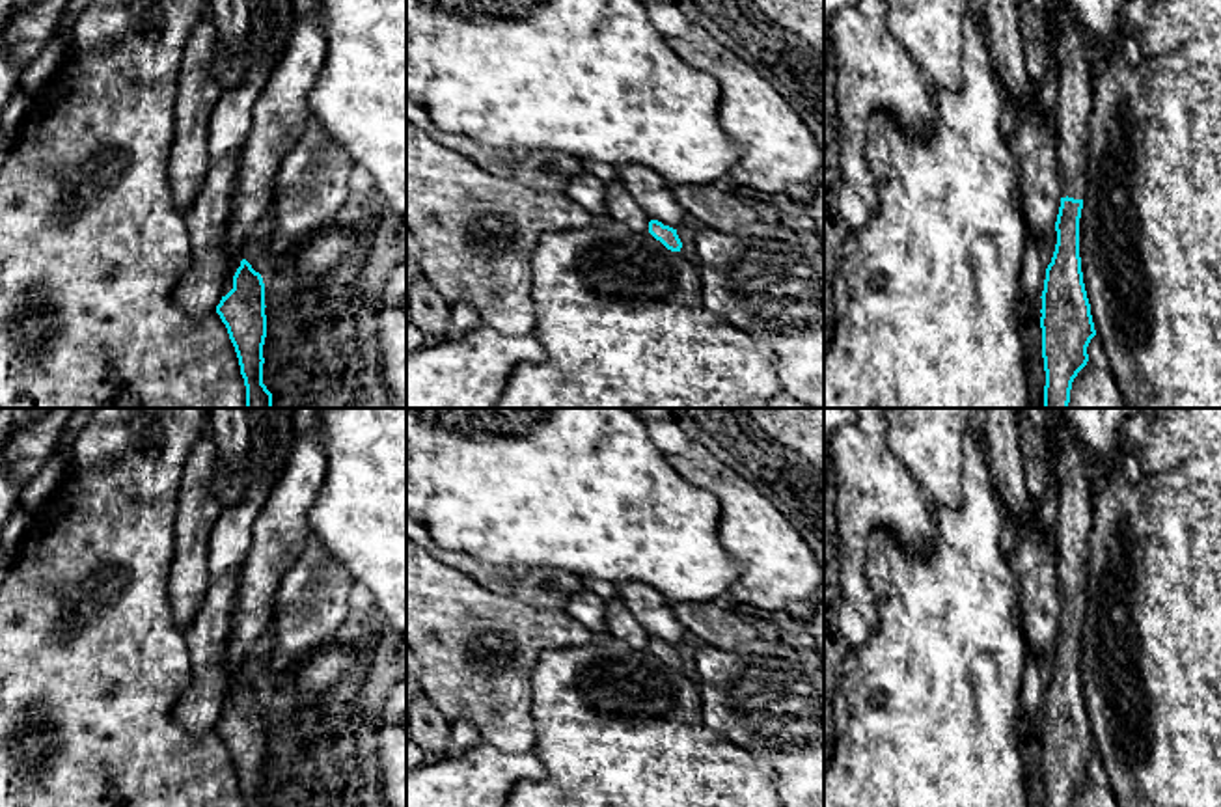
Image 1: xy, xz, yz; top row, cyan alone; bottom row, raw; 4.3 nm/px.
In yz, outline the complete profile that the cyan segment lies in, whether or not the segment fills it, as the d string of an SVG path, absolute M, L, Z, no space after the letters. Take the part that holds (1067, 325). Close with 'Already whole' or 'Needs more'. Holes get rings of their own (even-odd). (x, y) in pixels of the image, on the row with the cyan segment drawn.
M1066 2L1053 9L1057 24L1053 54L1059 62L1057 158L1061 207L1057 244L1042 291L1042 358L1046 371L1044 408L1068 408L1072 382L1087 365L1087 347L1096 335L1087 298L1079 218L1087 192L1087 119L1092 108L1085 37Z. Needs more

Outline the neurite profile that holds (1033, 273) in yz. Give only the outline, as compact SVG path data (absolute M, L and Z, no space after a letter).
M1027 233L1020 274L1022 298L1027 302L1040 298L1044 291L1046 267L1038 244L1040 240Z

